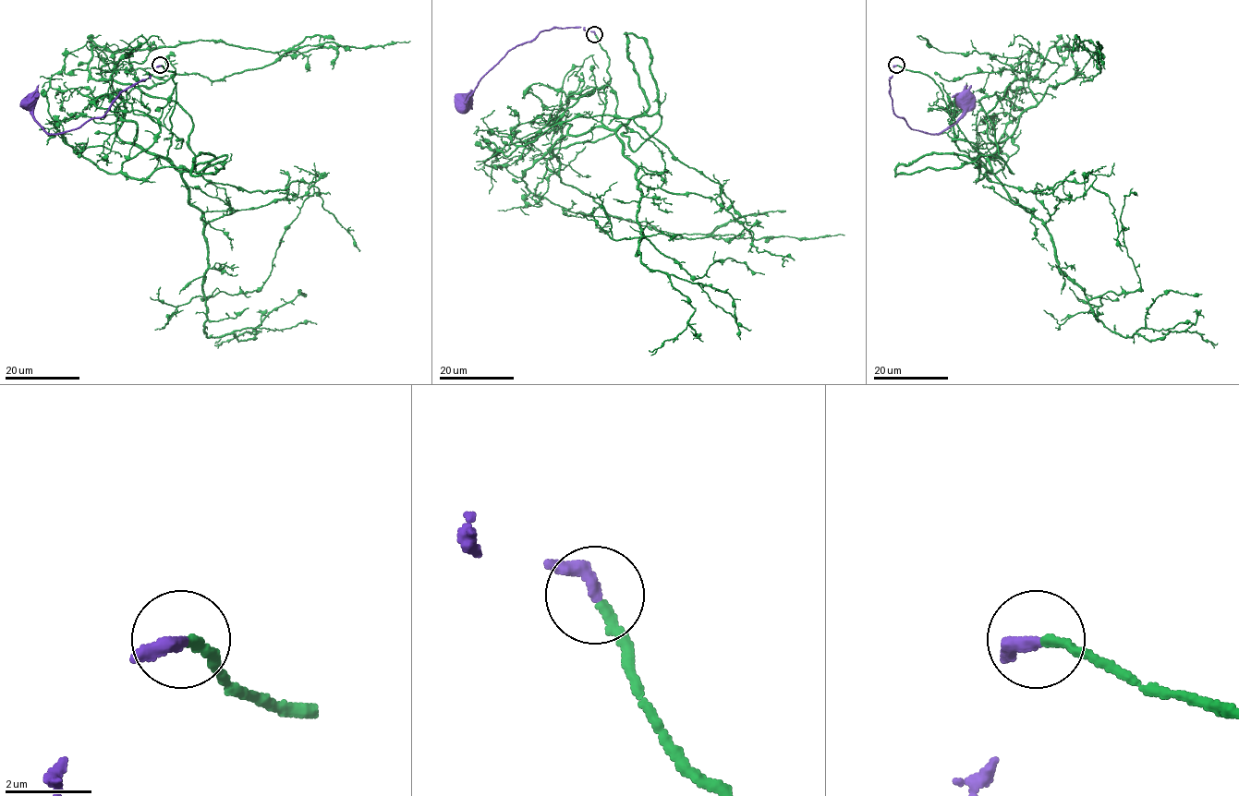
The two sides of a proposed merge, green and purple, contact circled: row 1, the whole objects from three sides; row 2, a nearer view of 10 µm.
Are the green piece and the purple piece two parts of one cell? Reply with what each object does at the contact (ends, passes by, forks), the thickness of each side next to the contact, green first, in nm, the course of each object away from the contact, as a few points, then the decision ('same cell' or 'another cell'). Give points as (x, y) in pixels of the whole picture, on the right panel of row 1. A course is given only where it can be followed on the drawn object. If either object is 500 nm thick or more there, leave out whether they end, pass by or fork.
green ends there; purple ends there; 200 nm thick on the green side, 360 nm on the other; green runs (896, 65), (933, 79), (948, 114), (985, 158), (1049, 86), (1082, 73), (1090, 80), (1100, 71), (1098, 41); purple runs (896, 65), (889, 77), (893, 113), (903, 117), (911, 128), (939, 134), (957, 120), (964, 112), (965, 103); same cell

